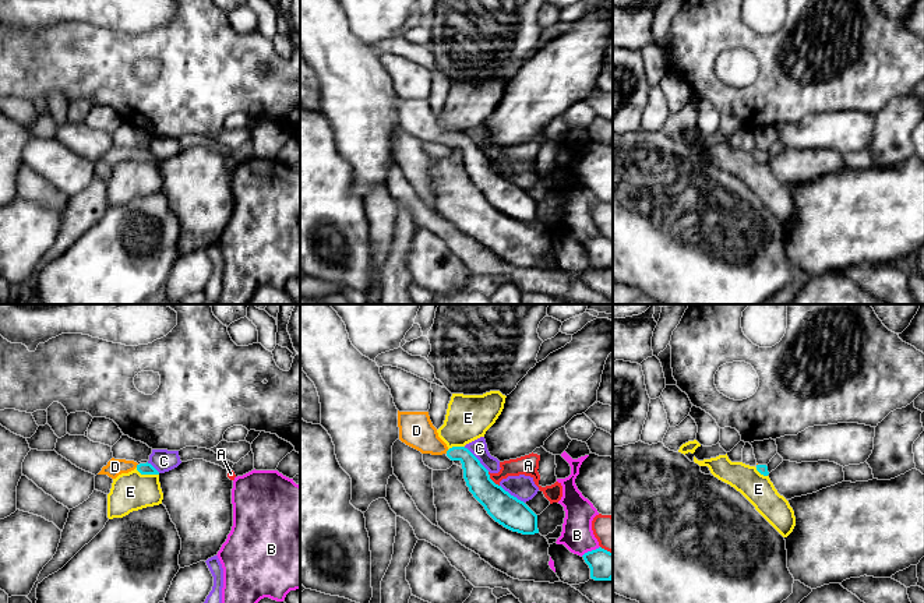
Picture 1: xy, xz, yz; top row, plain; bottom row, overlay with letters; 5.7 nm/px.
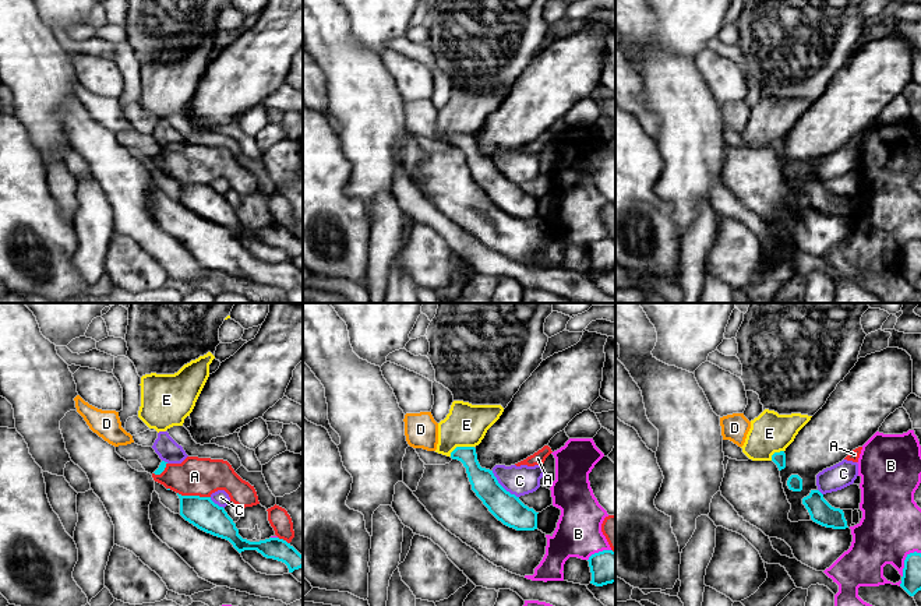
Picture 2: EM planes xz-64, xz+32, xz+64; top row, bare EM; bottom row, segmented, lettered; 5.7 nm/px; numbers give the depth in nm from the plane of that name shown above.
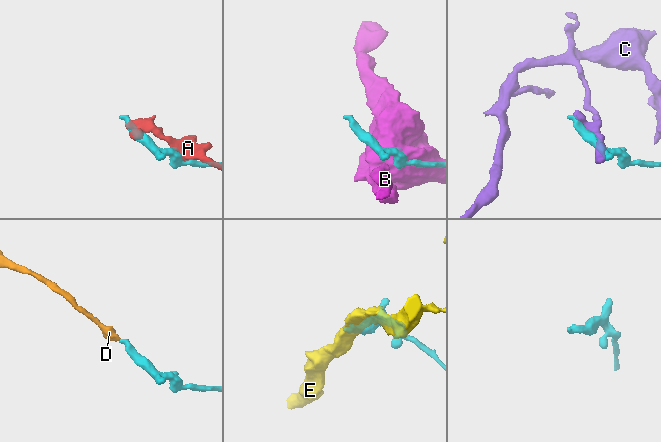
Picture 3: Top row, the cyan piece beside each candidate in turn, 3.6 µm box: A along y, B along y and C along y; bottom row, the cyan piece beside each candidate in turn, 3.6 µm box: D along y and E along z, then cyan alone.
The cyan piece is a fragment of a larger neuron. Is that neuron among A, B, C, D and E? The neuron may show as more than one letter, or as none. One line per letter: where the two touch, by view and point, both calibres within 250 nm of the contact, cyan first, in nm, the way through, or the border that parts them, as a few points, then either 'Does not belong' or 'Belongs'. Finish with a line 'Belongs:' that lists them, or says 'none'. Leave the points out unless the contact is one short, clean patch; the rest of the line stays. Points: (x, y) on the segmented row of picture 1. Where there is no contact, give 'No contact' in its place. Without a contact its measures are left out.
A: Touches cyan at xz (490, 479). Thickness 180 nm (cyan) against 120 nm. Does not belong
B: Touches cyan at xz (589, 552). Thickness 160 nm (cyan) against 180 nm. Does not belong
C: Touches cyan at xz (476, 458). Thickness 160 nm (cyan) against 100 nm. Does not belong
D: Touches cyan at xz (447, 451). Thickness 140 nm (cyan) against 200 nm. Path across: xz (476, 476), (459, 454), (447, 451), (429, 443), (416, 430). Belongs
E: Touches cyan at xy (147, 473). Thickness 70 nm (cyan) against 220 nm. Boundary: xy (136, 468), (141, 473), (158, 475). Does not belong
Belongs: D

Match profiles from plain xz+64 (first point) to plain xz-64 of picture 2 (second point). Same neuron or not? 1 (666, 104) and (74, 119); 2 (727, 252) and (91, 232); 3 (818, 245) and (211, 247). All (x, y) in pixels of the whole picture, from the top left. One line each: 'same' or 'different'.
1: different
2: different
3: same

